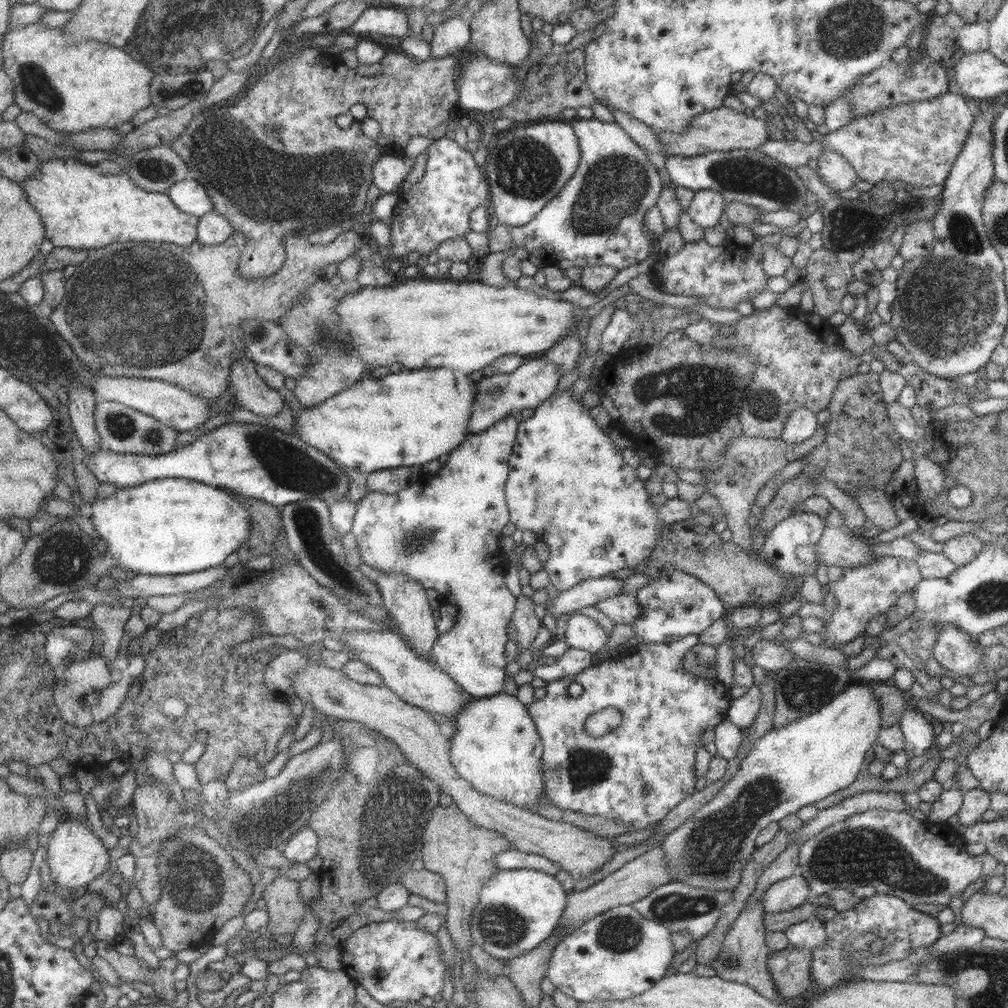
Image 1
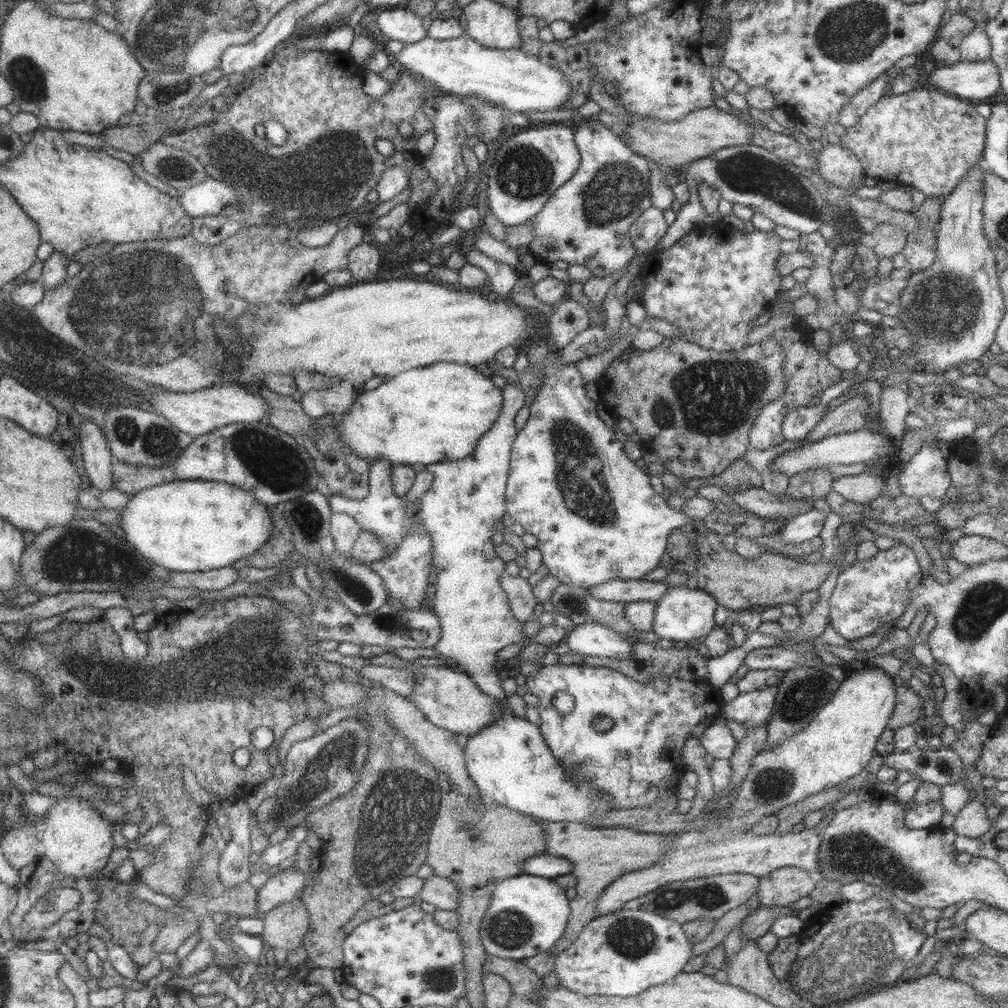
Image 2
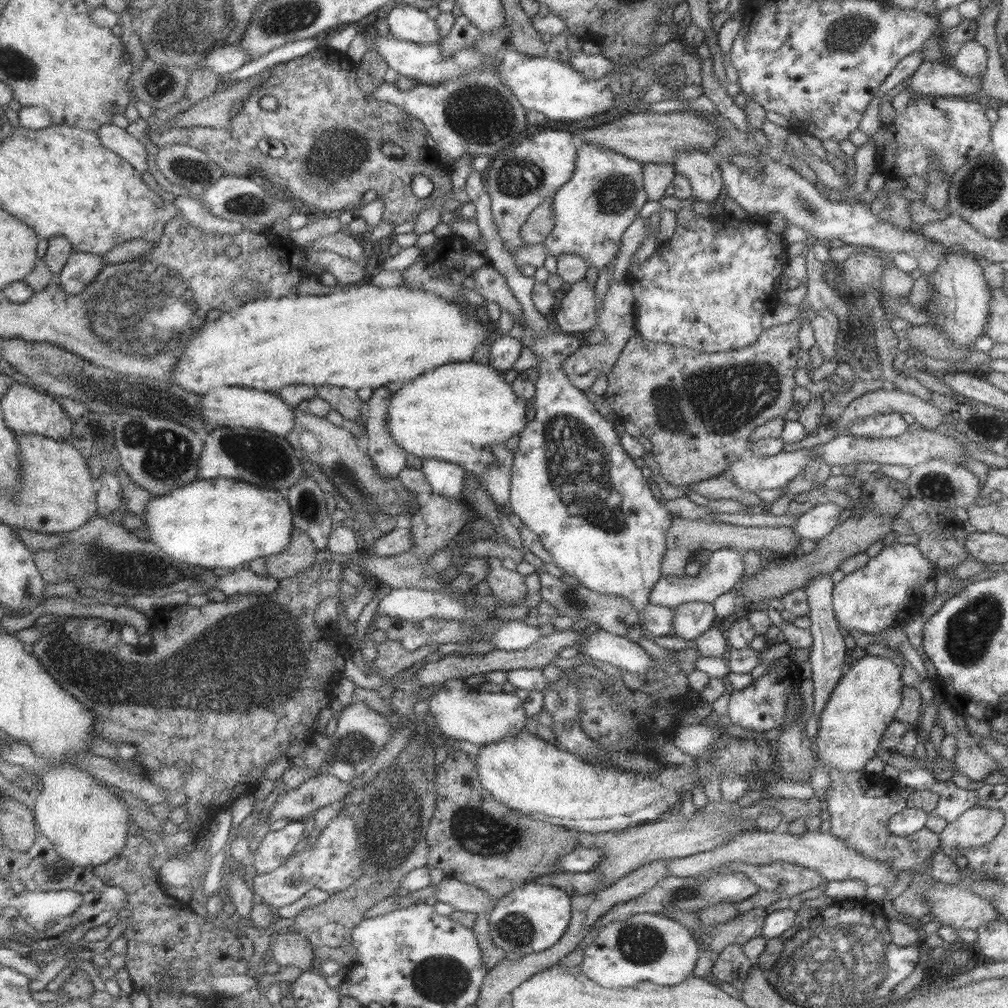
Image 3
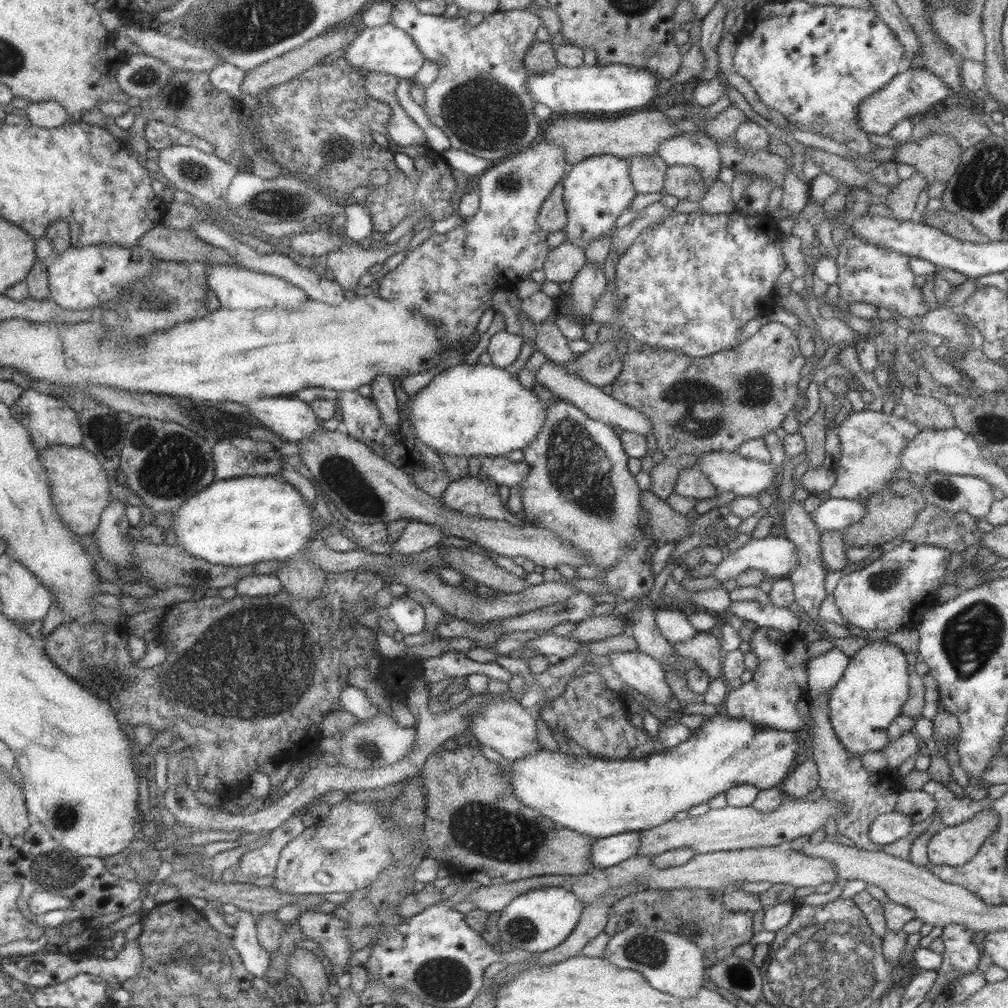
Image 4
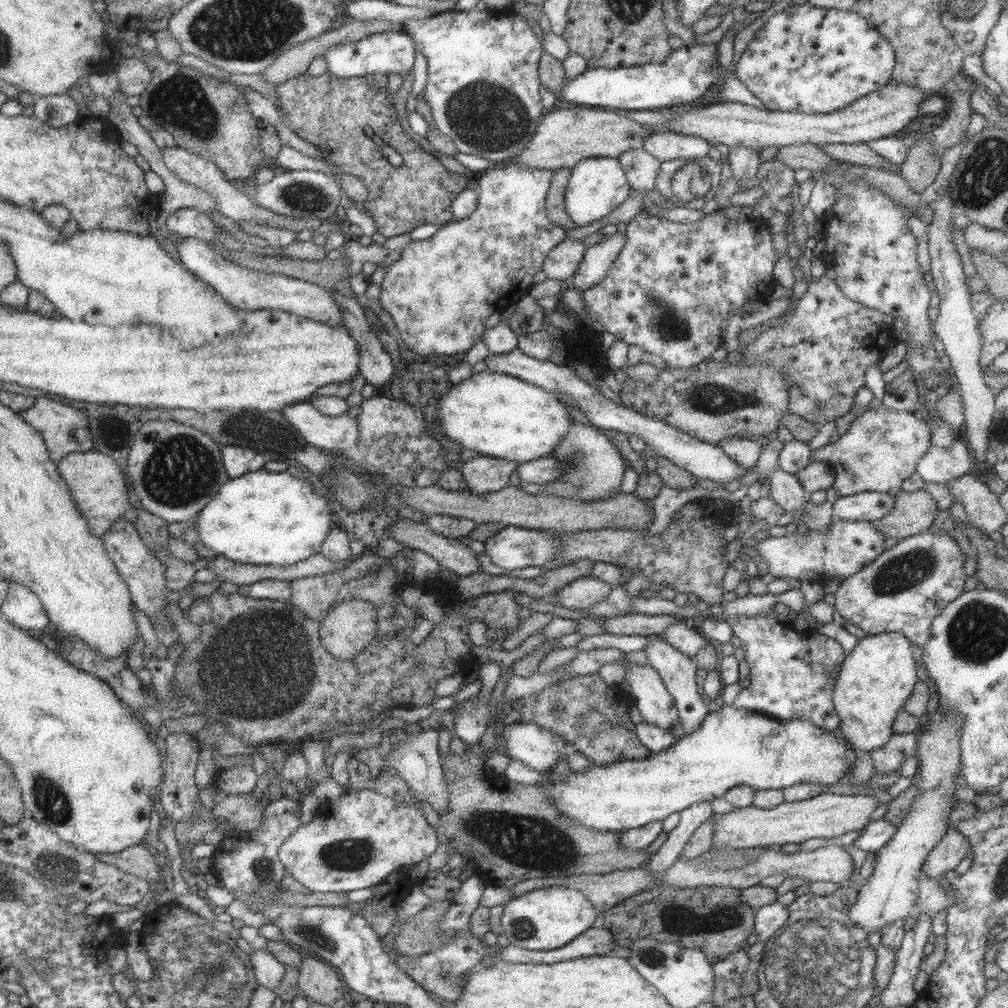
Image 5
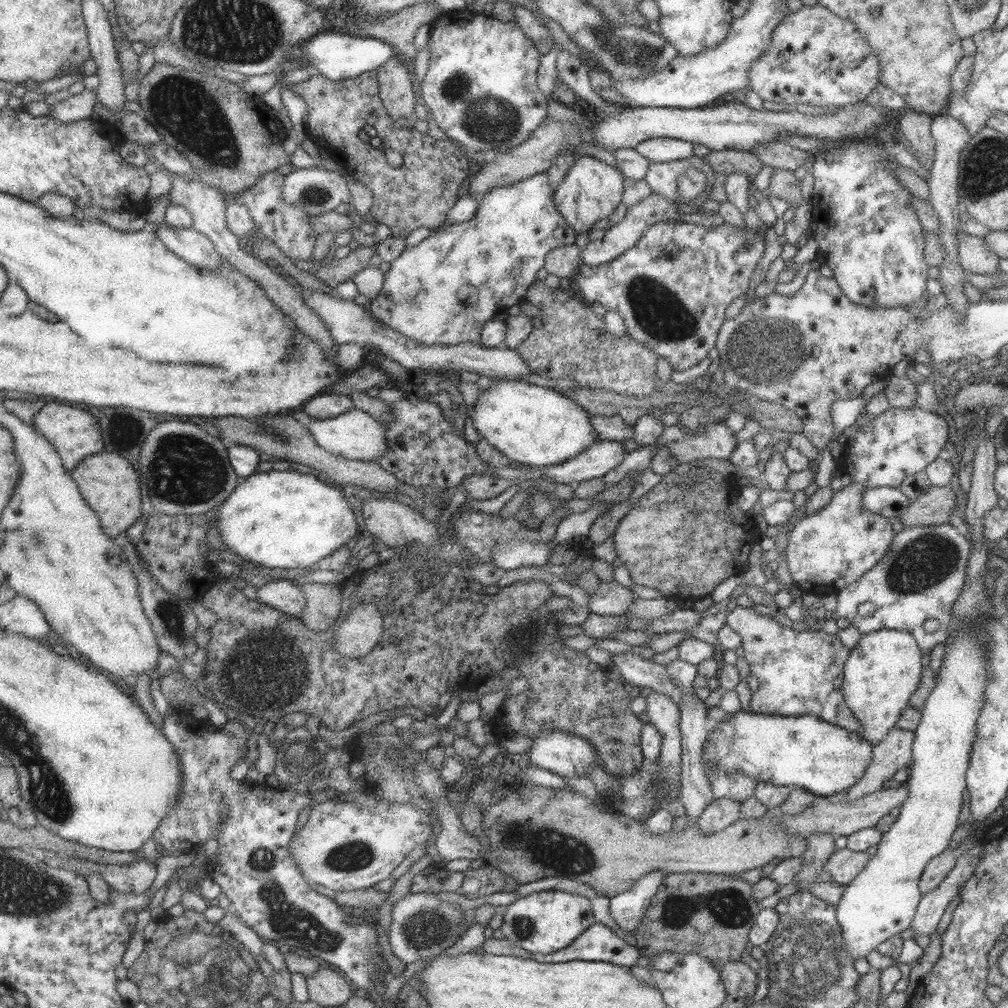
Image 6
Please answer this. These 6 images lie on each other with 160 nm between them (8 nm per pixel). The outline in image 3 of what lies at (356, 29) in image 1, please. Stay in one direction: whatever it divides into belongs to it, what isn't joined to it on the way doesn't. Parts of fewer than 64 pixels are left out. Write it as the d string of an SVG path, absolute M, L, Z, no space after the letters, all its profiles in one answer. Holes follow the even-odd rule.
M402 2L390 10L385 22L389 33L399 40L421 45L439 42L437 26L423 9Z

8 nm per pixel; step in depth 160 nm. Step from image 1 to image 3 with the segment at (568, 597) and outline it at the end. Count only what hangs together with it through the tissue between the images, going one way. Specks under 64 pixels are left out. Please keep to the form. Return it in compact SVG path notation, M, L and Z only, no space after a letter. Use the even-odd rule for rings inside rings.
M729 548L711 551L709 558L701 565L696 576L660 576L651 589L649 603L666 606L670 609L686 602L712 603L717 596L735 588L735 584L743 572L743 551L730 550Z

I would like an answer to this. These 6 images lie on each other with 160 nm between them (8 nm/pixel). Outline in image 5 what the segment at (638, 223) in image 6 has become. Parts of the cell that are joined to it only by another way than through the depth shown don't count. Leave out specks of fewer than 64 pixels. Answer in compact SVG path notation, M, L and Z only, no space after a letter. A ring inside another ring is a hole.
M617 231L587 247L575 274L568 281L570 287L582 292L591 285L597 284L617 258L619 251L625 244L625 239L626 234Z

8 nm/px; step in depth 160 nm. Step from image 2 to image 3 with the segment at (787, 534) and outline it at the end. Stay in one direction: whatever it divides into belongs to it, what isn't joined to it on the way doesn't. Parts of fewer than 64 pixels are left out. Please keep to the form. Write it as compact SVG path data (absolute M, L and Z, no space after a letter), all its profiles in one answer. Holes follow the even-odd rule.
M822 502L799 515L794 528L801 538L819 542L826 538L829 532L838 526L839 508L832 502Z

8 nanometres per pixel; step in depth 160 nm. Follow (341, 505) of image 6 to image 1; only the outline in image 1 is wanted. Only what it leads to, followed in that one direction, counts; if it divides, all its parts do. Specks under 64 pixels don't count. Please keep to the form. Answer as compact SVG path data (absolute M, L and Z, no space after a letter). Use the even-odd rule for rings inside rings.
M159 478L120 488L108 498L91 502L91 524L106 544L117 566L135 574L175 576L222 565L249 537L249 514L231 493L208 484L183 478Z

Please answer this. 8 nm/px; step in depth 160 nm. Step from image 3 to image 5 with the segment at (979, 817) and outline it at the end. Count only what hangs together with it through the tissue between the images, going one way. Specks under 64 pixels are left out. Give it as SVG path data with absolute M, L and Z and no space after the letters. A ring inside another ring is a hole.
M949 828L923 861L920 872L939 880L946 872L953 871L968 851L971 851L971 845L967 837Z

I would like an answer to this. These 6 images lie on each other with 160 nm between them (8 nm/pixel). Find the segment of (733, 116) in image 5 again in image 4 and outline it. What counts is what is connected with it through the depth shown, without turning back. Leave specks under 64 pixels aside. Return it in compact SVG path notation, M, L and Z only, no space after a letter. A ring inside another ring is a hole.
M925 68L908 69L903 73L898 73L883 88L879 88L879 92L863 100L858 105L854 122L865 134L887 135L889 130L903 118L909 119L915 114L926 113L935 103L943 103L951 99L953 99L951 89L933 73Z

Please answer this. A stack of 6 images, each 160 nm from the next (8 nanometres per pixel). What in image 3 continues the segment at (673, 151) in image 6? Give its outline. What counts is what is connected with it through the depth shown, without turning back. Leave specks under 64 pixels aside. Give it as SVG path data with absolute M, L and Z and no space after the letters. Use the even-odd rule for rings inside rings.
M691 149L691 152L677 152L671 164L674 173L685 176L690 182L692 194L699 201L711 203L719 195L722 179L717 159L711 158L708 152L697 152L697 149Z

